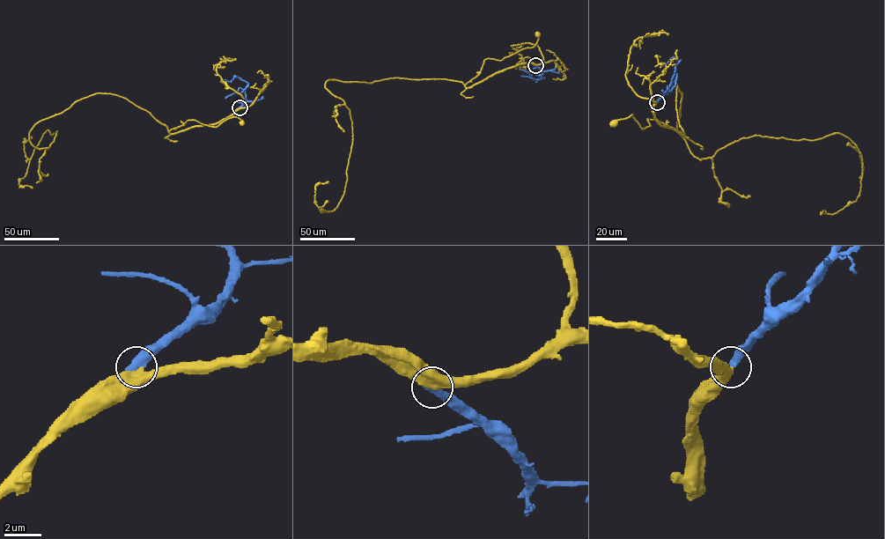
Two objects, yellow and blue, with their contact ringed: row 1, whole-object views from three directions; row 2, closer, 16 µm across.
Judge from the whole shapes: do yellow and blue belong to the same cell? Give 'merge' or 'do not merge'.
merge

